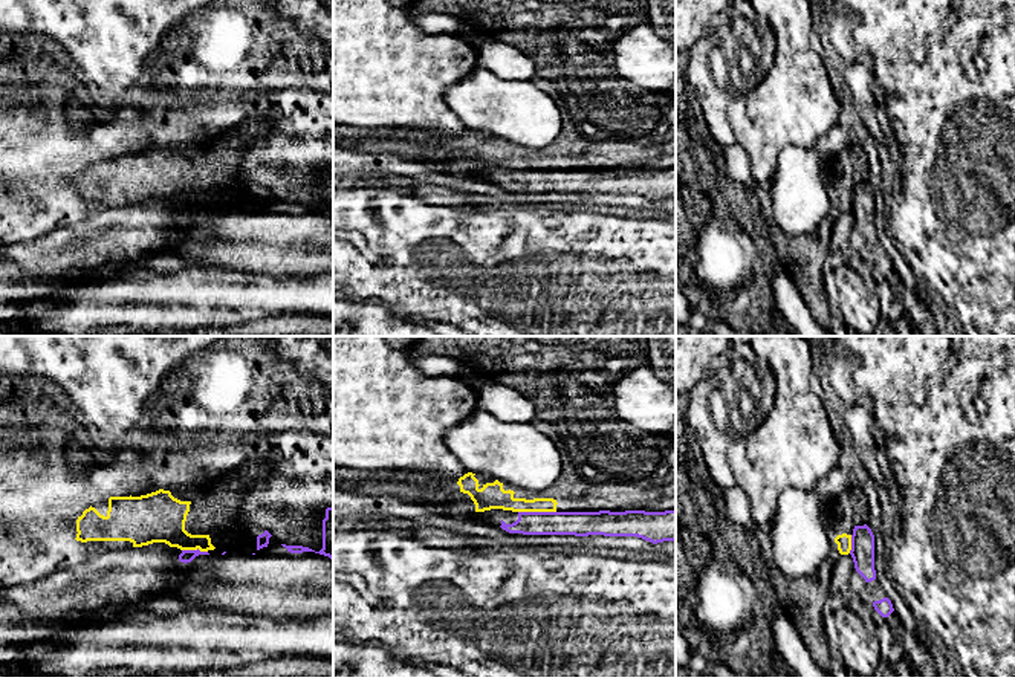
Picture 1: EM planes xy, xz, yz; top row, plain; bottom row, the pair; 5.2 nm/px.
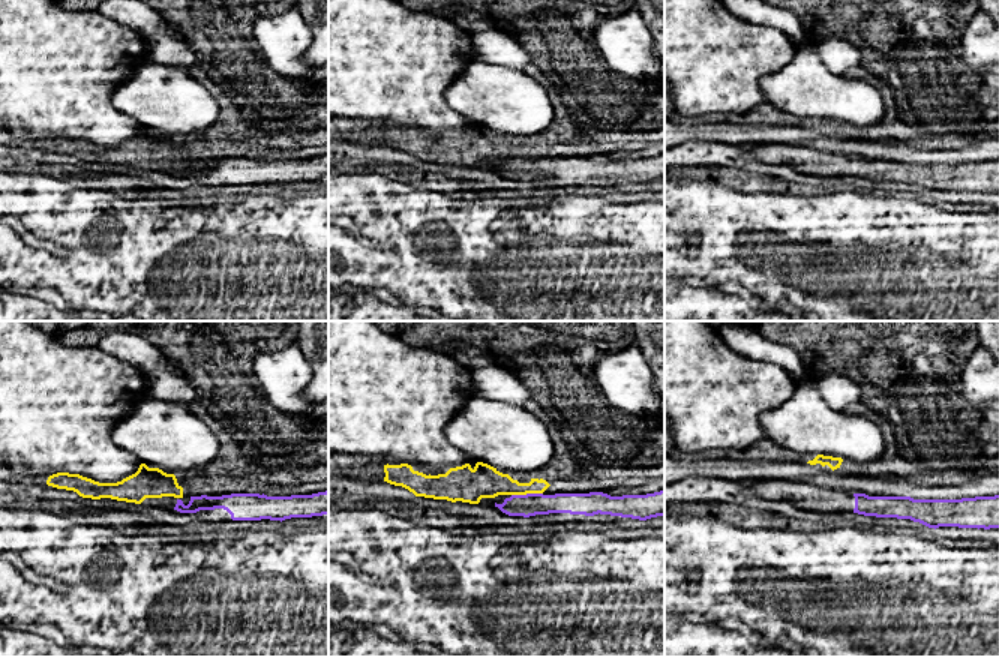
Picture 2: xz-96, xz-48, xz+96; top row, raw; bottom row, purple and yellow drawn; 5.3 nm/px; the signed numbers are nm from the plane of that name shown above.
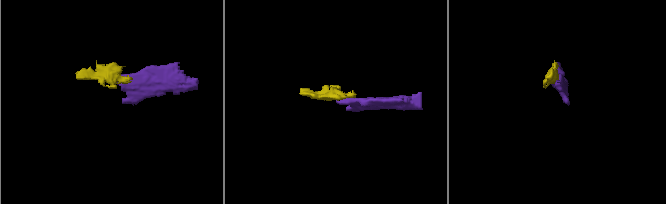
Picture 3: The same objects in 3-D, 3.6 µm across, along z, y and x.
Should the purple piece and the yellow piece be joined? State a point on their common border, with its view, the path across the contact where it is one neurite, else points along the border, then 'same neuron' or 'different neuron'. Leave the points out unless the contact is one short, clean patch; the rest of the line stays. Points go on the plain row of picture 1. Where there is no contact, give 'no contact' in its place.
xz (537, 170) | different neuron

